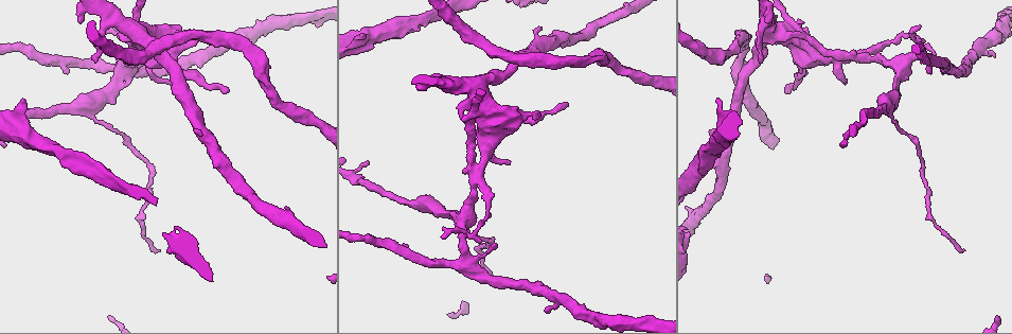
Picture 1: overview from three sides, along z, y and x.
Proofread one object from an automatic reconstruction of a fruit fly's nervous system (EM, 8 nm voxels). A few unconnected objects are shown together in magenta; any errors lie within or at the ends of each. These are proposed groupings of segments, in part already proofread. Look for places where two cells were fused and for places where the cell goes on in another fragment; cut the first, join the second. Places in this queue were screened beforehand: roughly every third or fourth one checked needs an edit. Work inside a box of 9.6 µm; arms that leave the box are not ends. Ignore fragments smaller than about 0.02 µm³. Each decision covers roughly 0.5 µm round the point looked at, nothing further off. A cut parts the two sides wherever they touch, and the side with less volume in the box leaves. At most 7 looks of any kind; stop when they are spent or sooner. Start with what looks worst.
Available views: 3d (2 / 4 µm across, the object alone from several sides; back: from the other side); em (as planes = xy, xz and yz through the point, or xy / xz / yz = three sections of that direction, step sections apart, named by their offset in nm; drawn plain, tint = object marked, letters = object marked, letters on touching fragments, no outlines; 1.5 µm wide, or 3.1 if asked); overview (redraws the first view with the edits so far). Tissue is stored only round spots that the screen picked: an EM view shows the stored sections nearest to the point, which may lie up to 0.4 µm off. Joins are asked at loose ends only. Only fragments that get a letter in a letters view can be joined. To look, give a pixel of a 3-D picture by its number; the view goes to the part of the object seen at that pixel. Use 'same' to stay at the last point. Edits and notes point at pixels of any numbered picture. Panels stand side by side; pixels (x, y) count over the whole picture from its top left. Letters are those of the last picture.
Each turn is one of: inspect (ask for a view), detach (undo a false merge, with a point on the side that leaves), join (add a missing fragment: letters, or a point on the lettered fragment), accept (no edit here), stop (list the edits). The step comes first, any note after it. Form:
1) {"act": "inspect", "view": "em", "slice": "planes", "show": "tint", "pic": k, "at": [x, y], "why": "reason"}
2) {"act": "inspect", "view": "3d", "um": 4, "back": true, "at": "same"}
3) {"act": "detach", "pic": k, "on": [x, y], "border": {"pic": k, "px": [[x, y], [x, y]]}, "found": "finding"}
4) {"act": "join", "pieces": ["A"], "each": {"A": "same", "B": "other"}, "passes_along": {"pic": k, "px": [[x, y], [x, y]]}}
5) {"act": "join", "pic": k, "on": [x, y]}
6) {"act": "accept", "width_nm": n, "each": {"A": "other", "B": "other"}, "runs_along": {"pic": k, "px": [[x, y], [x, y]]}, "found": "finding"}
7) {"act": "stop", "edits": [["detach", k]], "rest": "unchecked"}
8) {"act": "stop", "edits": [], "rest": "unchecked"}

{"act": "inspect", "view": "em", "slice": "planes", "show": "letters", "pic": 1, "at": [157, 249], "why": "free end"}

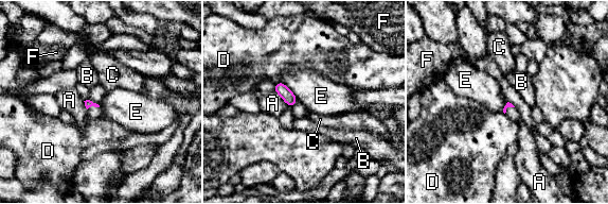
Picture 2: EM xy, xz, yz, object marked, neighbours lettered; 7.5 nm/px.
{"act": "accept", "each": {"A": "other", "B": "other", "C": "other", "D": "other", "E": "other", "F": "other"}, "border": {"pic": 2, "px": [[281, 81], [297, 98]]}, "found": "no lettered fragment goes on from it"}

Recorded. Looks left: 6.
{"act": "inspect", "view": "em", "slice": "planes", "show": "letters", "pic": 1, "at": [22, 100], "why": "free end"}

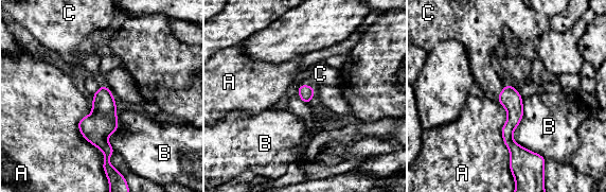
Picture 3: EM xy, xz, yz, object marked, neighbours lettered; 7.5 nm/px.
{"act": "join", "pieces": ["C"], "each": {"A": "other", "B": "other", "C": "same"}, "passes_along": {"pic": 3, "px": [[306, 92], [307, 85], [320, 73]]}, "found": "the cell continues"}

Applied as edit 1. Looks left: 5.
{"act": "inspect", "view": "overview"}

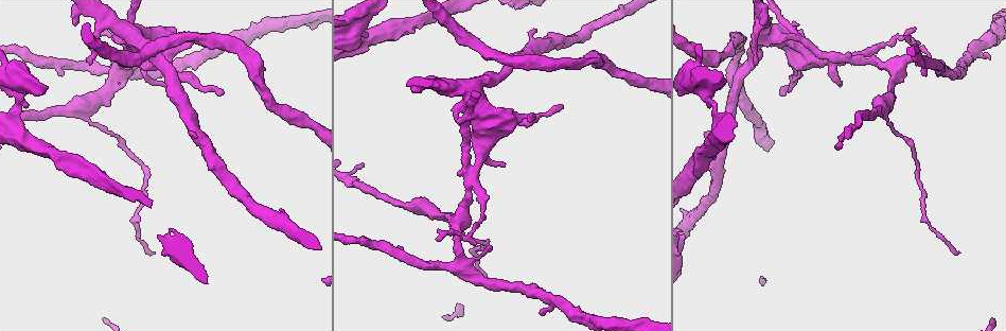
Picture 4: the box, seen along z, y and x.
{"act": "inspect", "view": "3d", "um": 2, "pic": 4, "at": [362, 162]}

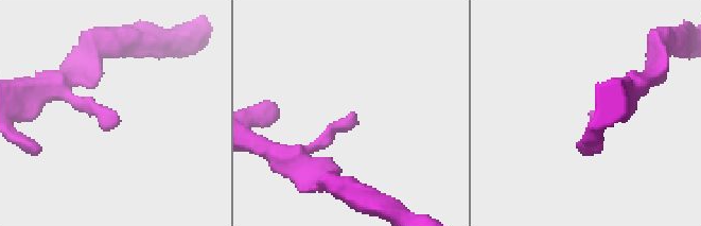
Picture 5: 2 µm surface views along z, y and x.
{"act": "inspect", "view": "em", "slice": "yz", "step": 8, "show": "tint", "pic": 5, "at": [356, 118], "why": "need the tissue"}

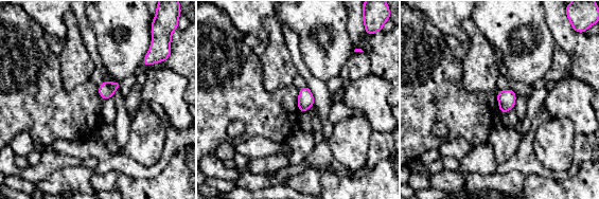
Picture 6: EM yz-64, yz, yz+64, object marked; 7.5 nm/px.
{"act": "inspect", "view": "em", "slice": "planes", "show": "letters", "at": "same", "why": "cut it another way"}

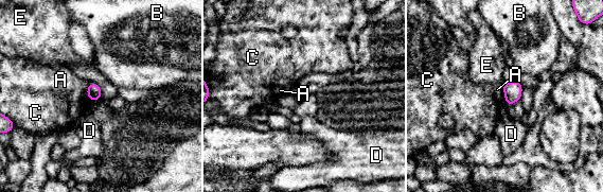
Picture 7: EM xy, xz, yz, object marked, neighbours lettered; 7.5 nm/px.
{"act": "accept", "width_nm": 110, "longest_contact_nm": ["A", 170], "each": {"A": "other", "B": "other", "C": "other", "D": "other", "E": "other"}, "found": "none of them fits"}

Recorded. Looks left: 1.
{"act": "stop", "edits": [["join", 3]], "rest": "unchecked"}

